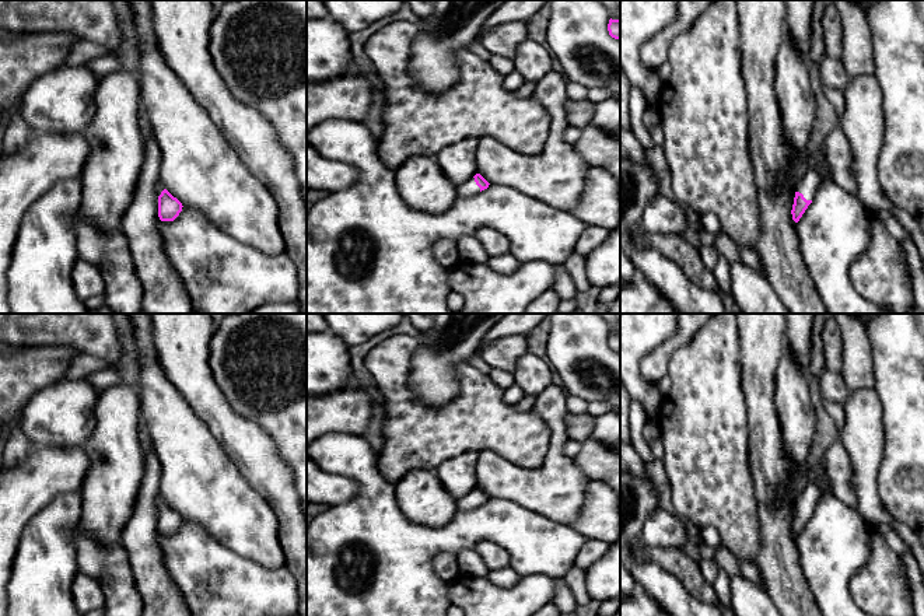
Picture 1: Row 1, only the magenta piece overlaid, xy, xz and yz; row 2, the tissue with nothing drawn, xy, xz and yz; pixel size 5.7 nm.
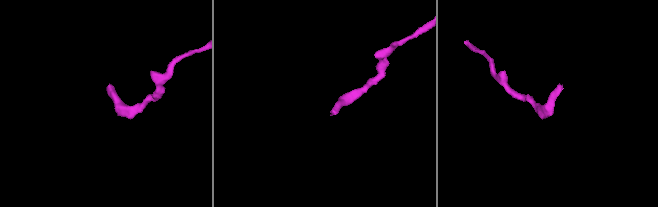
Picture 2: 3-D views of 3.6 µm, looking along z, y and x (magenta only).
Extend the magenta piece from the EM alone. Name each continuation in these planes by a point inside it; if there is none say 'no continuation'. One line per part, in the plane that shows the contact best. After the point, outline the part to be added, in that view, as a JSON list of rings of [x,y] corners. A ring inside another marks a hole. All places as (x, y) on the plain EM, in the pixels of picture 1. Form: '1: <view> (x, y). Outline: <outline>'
1: yz (808, 499). Outline: [[[811,472],[802,493],[795,503],[797,505],[802,507],[806,514],[813,514],[820,496],[822,490],[816,483],[816,476]]]

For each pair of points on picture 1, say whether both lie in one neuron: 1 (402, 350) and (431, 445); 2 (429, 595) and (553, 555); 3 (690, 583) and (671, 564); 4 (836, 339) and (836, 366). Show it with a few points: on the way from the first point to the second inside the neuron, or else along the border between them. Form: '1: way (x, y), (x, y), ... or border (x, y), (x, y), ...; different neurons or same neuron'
1: way (398, 374), (398, 401), (408, 422); same neuron
2: way (427, 553), (441, 539), (465, 531), (511, 531); same neuron
3: way (686, 577), (676, 567); same neuron
4: way (836, 346), (836, 359); same neuron

